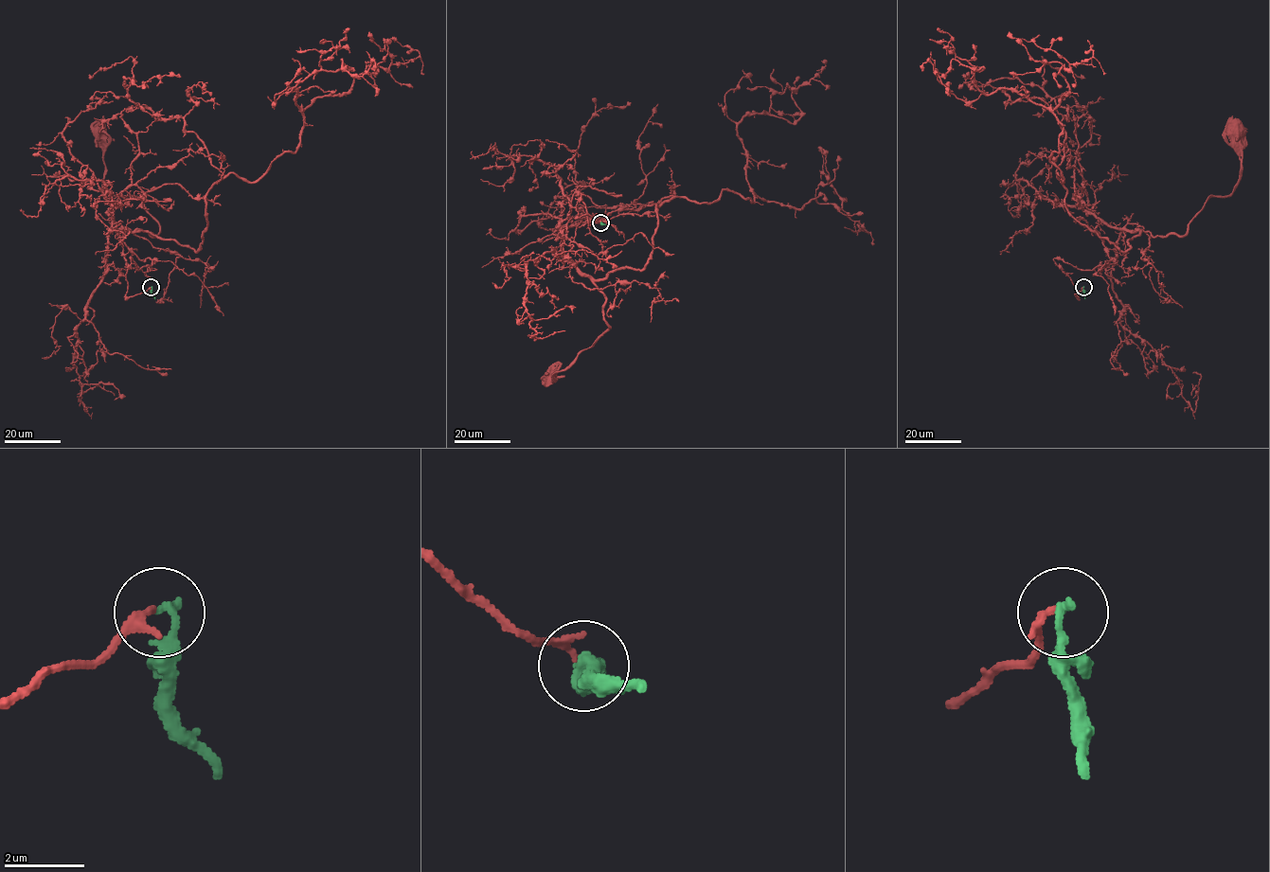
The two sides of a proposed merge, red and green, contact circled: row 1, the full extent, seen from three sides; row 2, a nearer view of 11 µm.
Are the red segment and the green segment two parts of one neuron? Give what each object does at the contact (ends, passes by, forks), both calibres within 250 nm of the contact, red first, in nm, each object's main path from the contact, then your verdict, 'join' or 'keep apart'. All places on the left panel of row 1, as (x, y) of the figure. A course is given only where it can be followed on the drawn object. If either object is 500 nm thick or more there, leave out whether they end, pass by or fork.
red ends | green ends | 200/200 nm | red via (150, 287), (126, 295), (131, 258), (152, 260), (113, 222), (152, 236), (159, 224), (104, 189), (99, 132) | green via (151, 287), (155, 299) | join

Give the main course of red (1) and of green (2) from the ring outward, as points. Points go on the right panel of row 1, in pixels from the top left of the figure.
1: (1082, 287), (1076, 296), (1053, 259), (1114, 260), (1100, 222), (1183, 236), (1234, 189), (1237, 132)
2: (1083, 287), (1084, 299)

